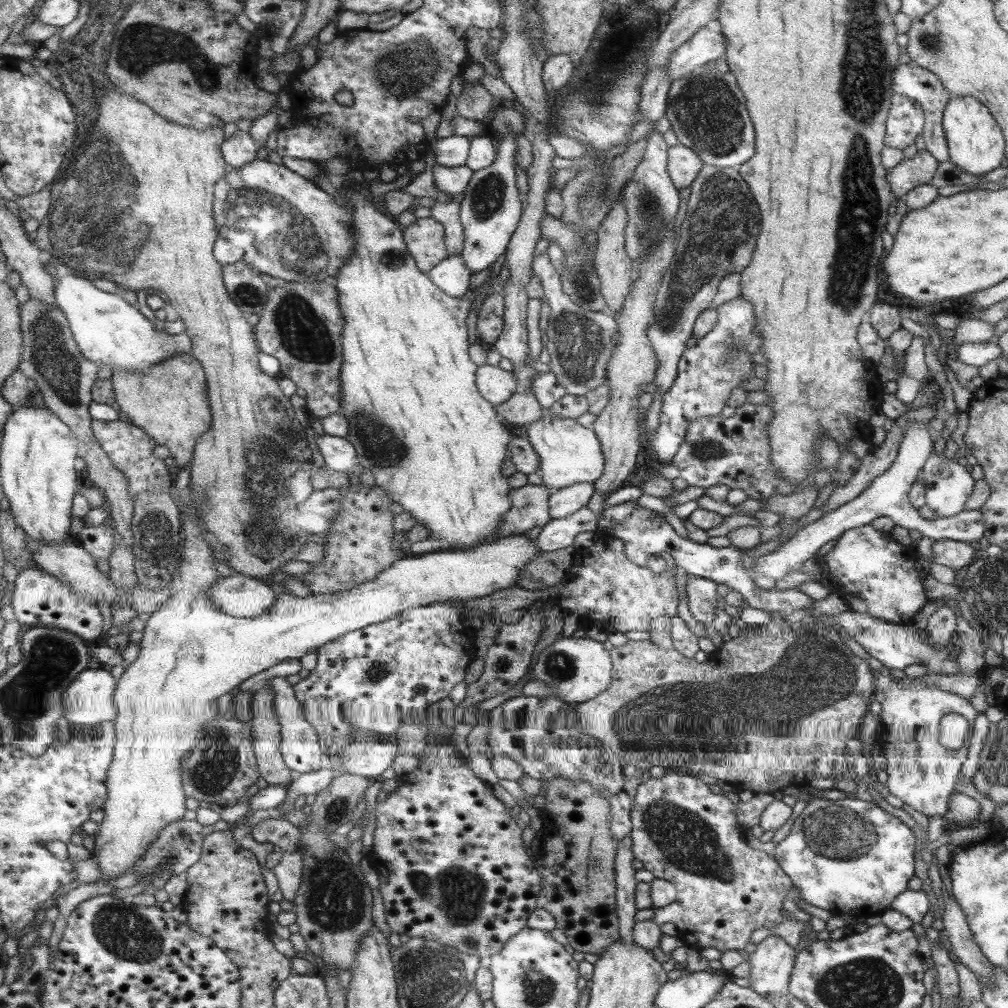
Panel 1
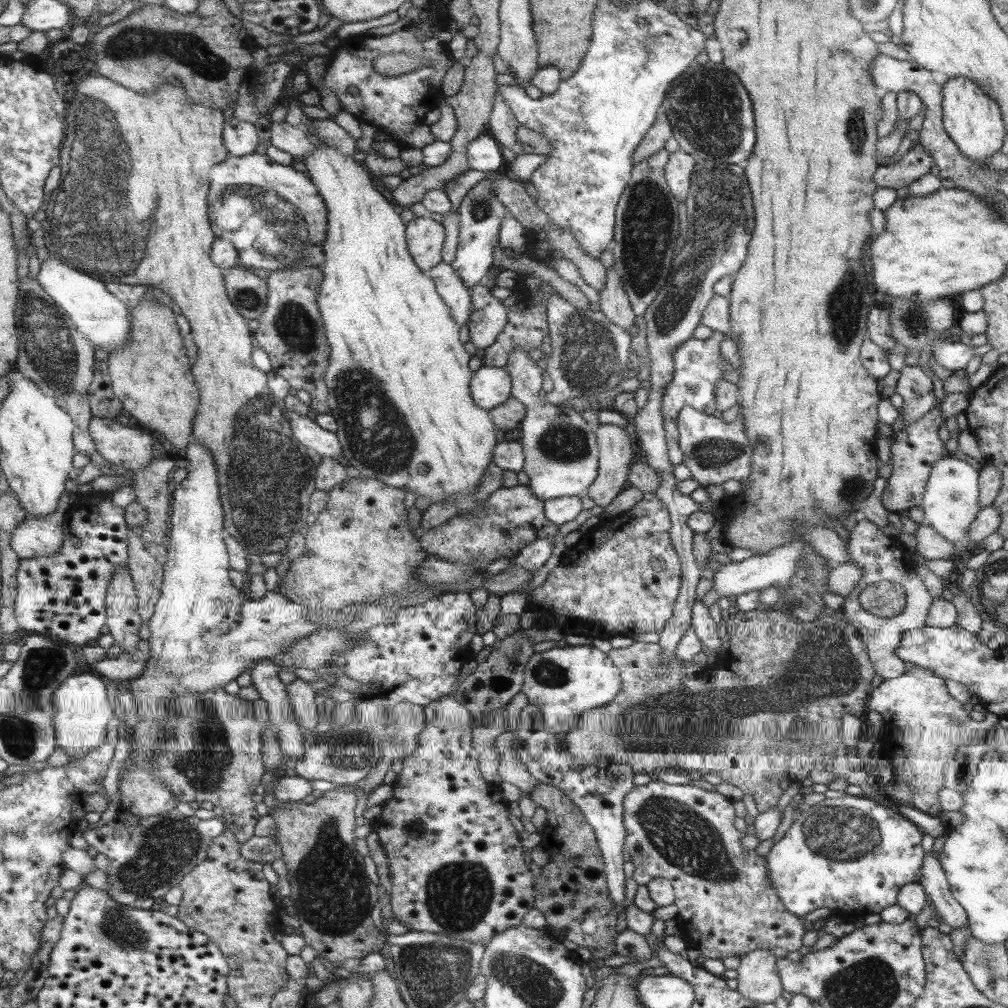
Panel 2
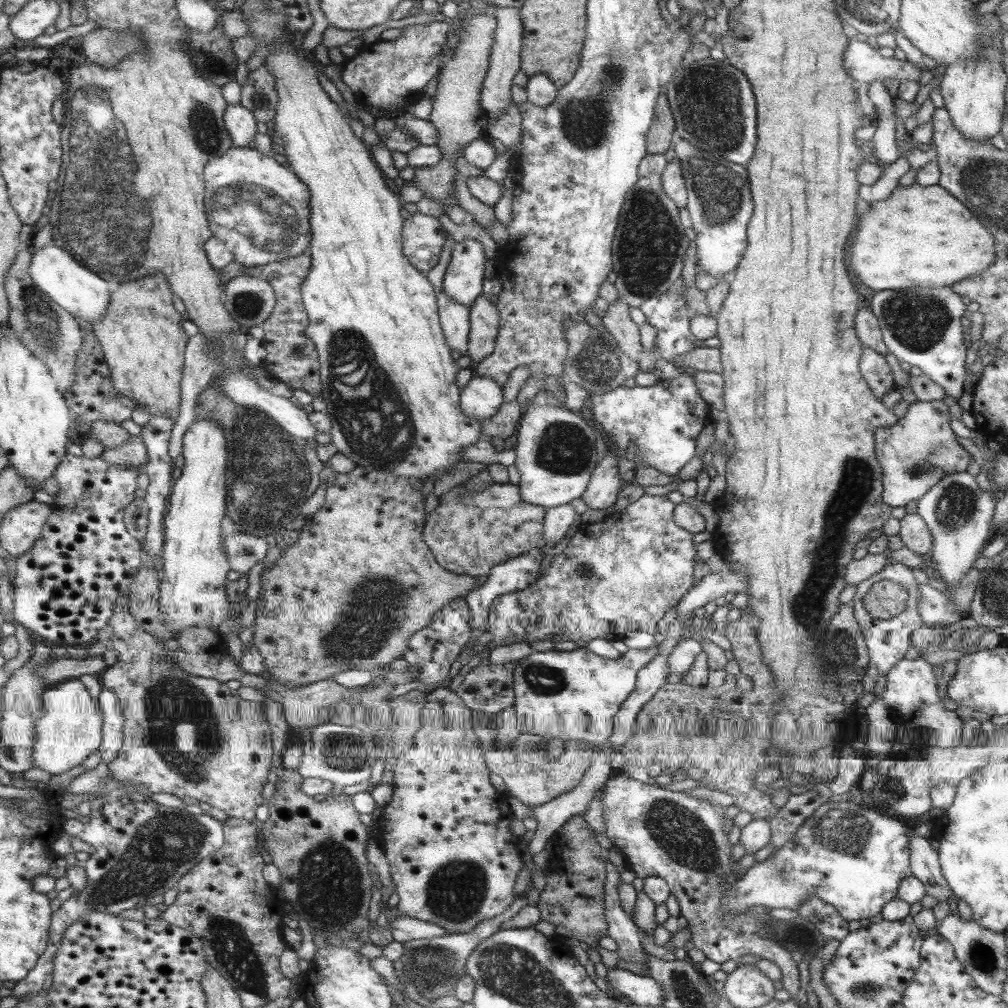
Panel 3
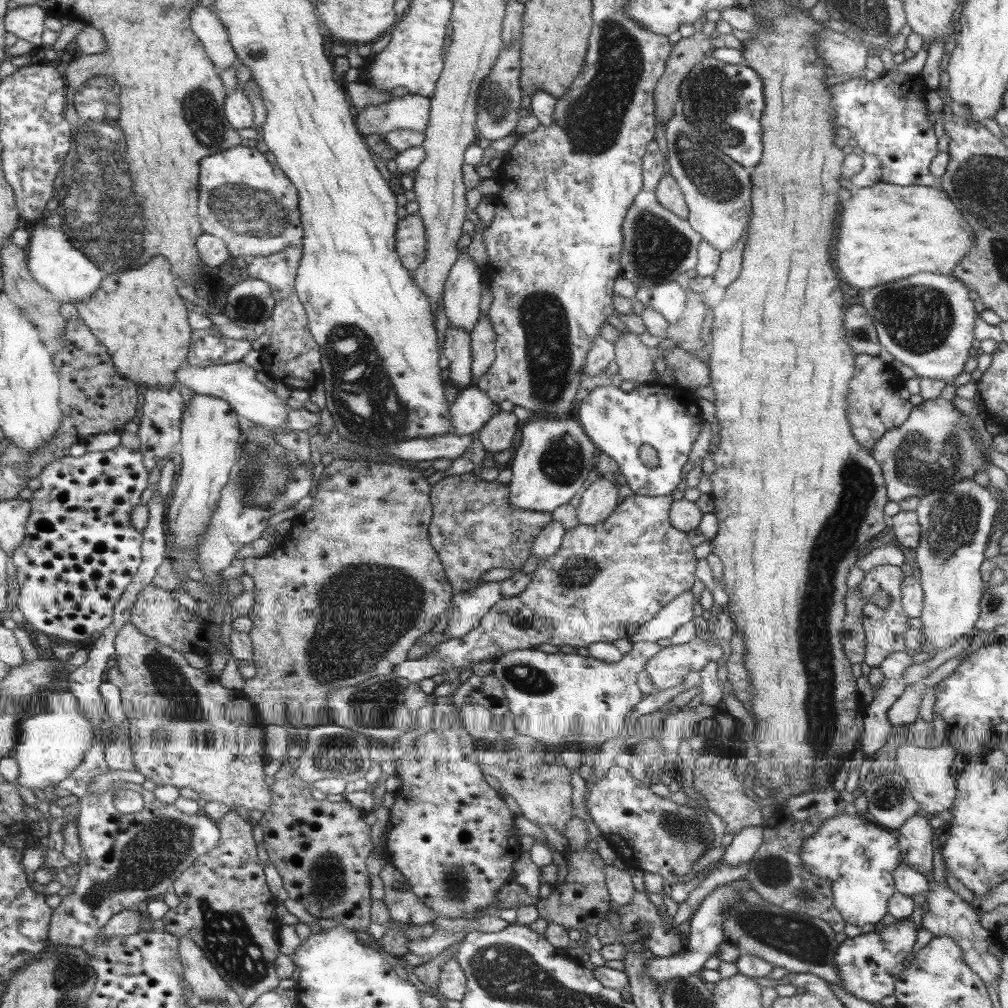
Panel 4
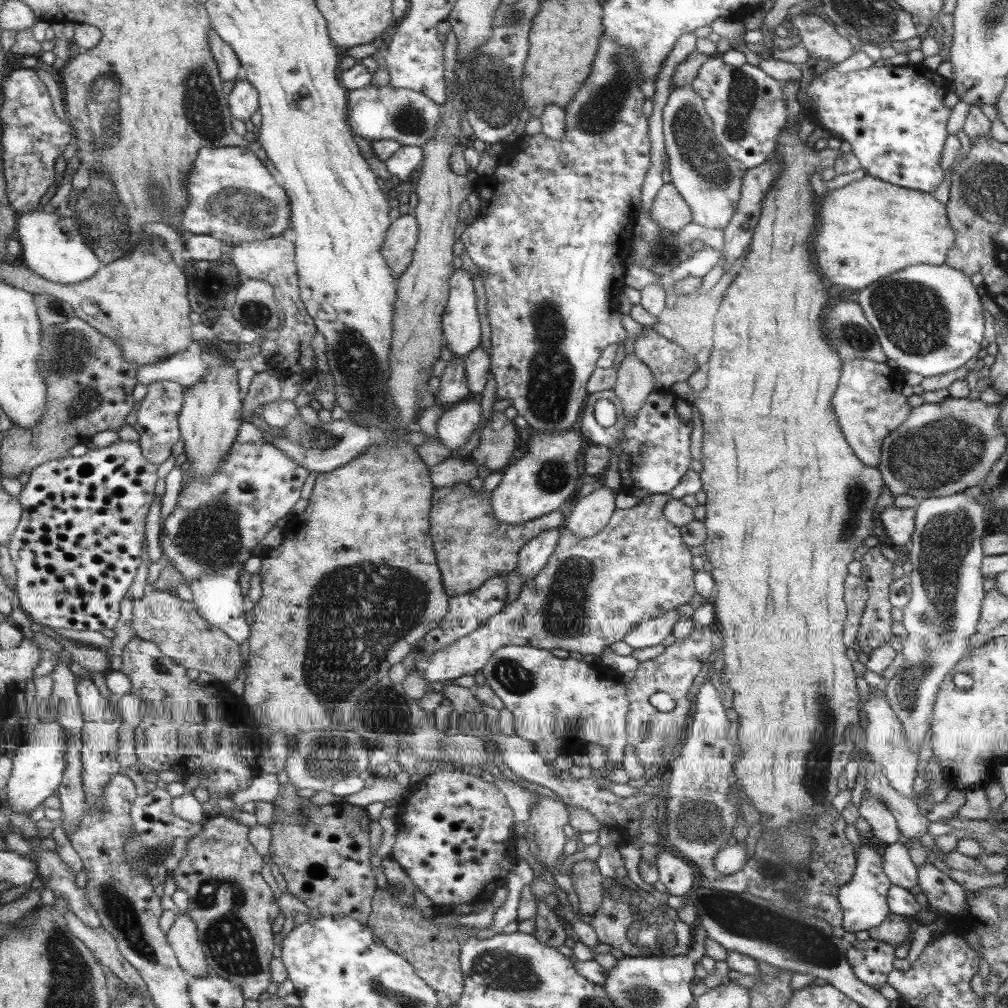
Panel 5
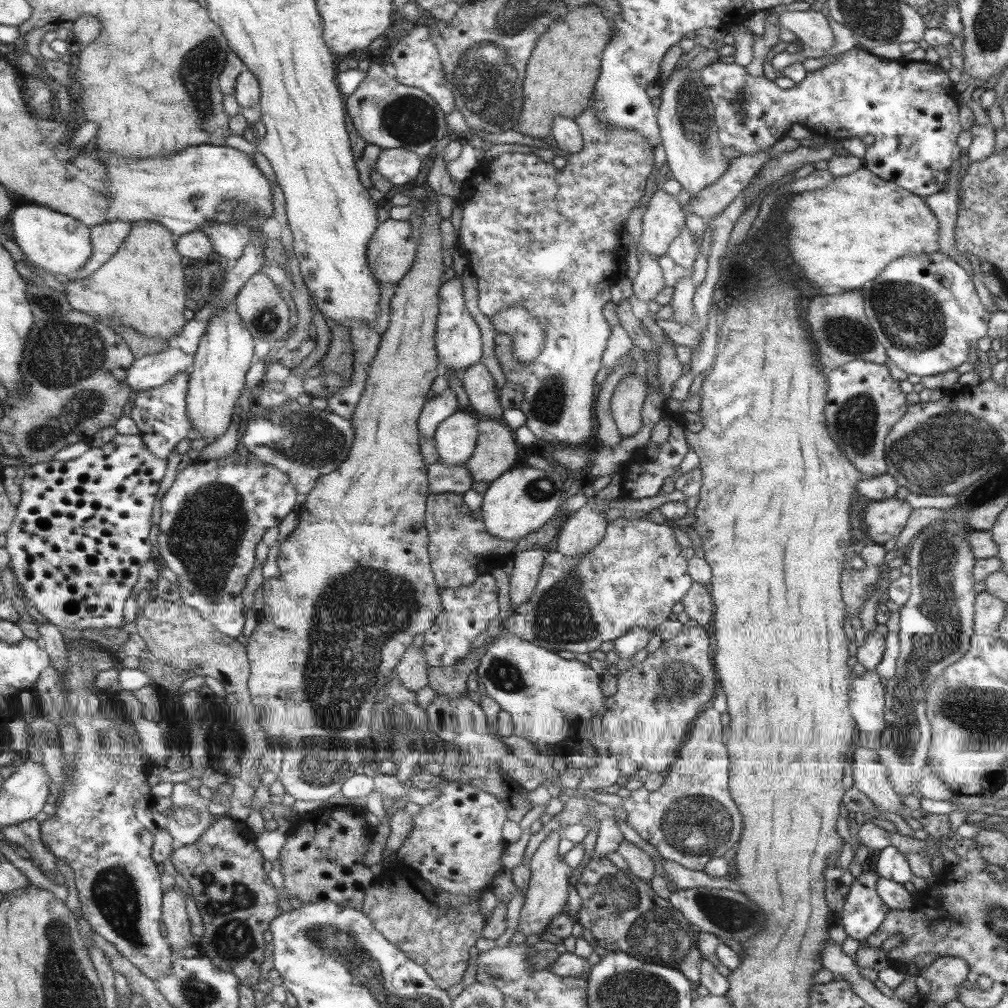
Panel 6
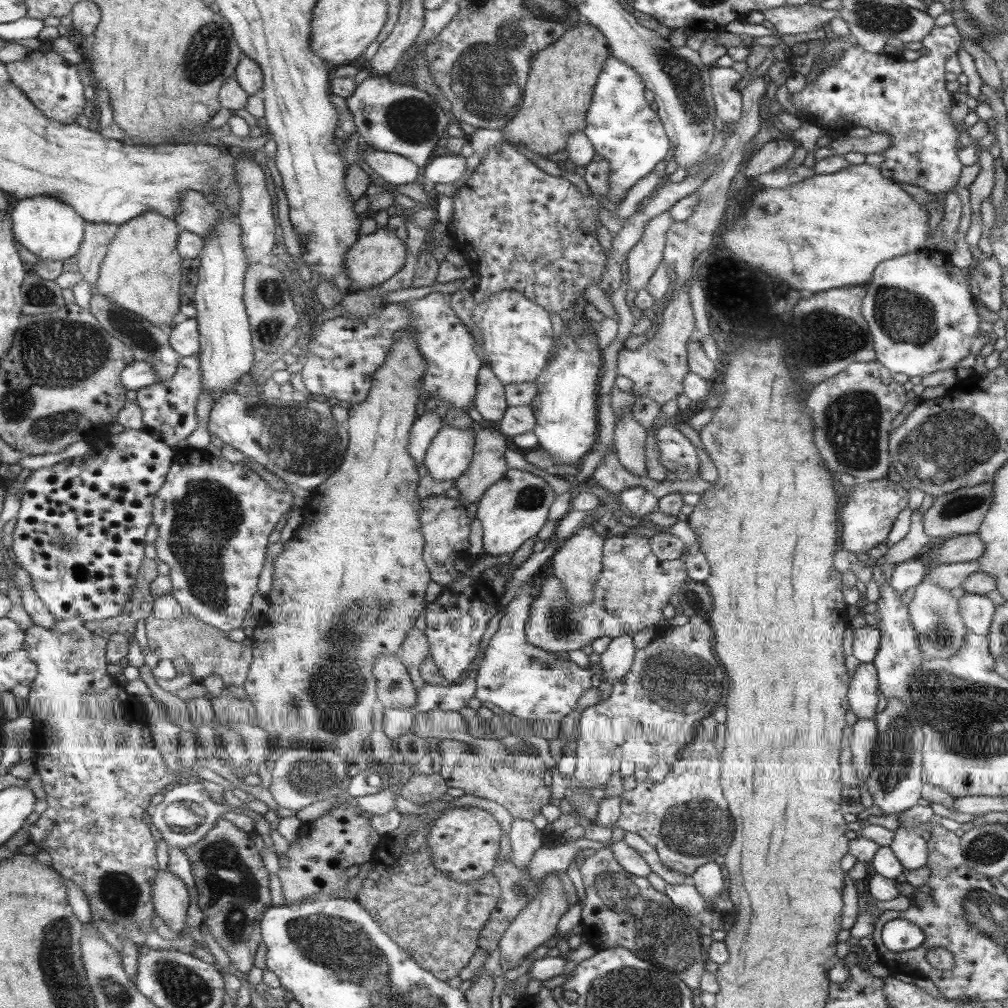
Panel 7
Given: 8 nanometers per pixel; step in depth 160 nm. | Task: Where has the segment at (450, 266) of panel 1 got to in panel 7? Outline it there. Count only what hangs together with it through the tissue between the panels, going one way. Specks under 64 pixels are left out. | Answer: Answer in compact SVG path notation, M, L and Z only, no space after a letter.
M434 410L426 411L419 415L414 426L410 429L410 438L408 443L408 452L417 465L424 460L424 454L431 442L431 439L437 434L441 428L441 418Z

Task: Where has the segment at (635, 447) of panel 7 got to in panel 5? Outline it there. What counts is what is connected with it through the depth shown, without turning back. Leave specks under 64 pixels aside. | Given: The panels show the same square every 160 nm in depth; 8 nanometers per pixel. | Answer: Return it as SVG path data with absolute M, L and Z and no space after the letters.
M634 353L626 354L621 360L611 390L614 396L619 398L628 421L634 421L636 412L653 391L653 379L648 366Z

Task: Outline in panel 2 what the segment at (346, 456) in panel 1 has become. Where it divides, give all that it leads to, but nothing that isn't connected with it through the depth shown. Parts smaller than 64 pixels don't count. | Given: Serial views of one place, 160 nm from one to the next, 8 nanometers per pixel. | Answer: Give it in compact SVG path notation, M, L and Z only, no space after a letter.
M284 411L293 438L298 440L309 452L319 454L322 458L337 458L342 454L342 446L335 433L323 430L307 416L299 416L293 411Z

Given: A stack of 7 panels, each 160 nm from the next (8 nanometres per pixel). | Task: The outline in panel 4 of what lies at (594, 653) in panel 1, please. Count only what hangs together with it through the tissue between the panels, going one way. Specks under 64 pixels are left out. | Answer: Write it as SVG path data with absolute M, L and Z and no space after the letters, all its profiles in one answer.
M634 642L631 645L631 650L622 654L622 659L619 662L603 662L596 658L591 658L589 655L581 656L575 654L565 654L560 651L555 653L544 653L536 649L525 649L525 650L512 650L511 652L500 656L494 660L493 672L497 680L500 680L505 691L505 696L508 700L507 712L512 714L512 725L517 735L529 736L537 741L542 749L555 750L557 746L579 746L584 748L586 751L591 751L593 747L599 743L607 742L607 740L615 740L619 736L619 730L623 728L623 723L626 714L630 712L631 708L637 702L640 701L642 693L639 691L637 684L635 683L635 676L638 672L644 670L648 660L655 656L660 651L661 647L655 642Z

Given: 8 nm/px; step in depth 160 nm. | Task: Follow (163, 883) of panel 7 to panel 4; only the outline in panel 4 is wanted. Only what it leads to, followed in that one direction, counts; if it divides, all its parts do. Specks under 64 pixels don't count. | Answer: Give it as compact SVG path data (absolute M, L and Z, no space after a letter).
M186 936L180 938L180 955L186 966L186 981L194 1000L226 1000L227 982L213 967L205 952Z

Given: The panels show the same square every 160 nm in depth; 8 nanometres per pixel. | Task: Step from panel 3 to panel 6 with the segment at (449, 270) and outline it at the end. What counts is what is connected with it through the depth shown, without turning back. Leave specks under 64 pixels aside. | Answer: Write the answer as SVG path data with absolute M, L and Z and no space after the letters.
M457 278L445 281L439 287L438 297L440 302L438 303L438 318L435 321L435 342L438 357L443 359L441 369L452 370L460 376L464 368L474 365L481 356L479 328L465 308L463 294L461 294L461 282Z

